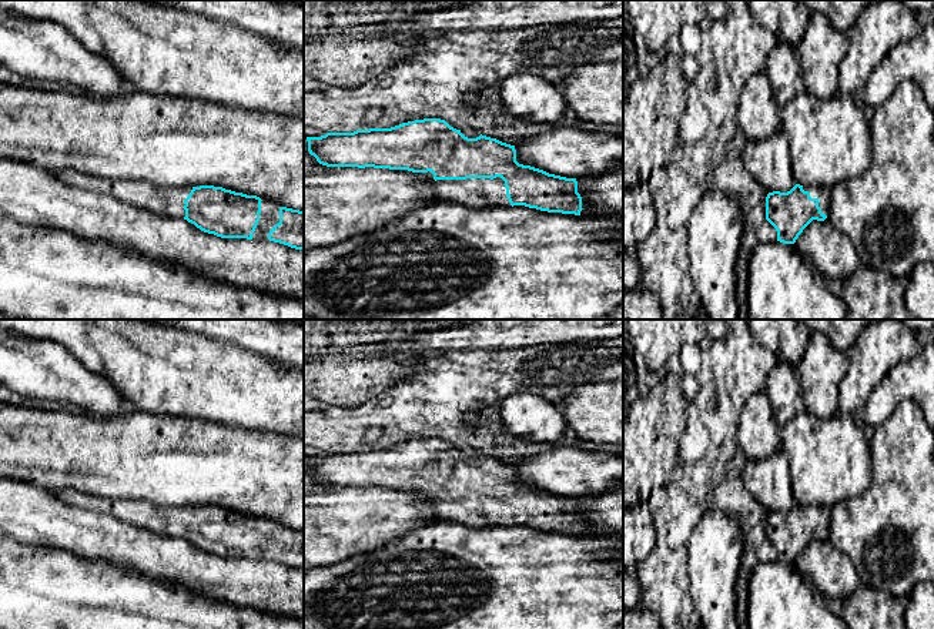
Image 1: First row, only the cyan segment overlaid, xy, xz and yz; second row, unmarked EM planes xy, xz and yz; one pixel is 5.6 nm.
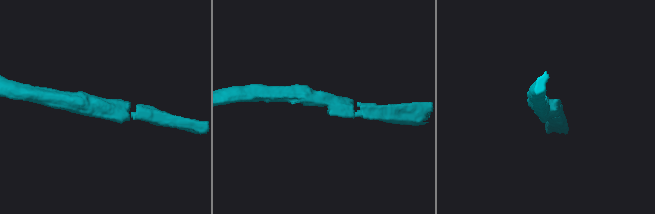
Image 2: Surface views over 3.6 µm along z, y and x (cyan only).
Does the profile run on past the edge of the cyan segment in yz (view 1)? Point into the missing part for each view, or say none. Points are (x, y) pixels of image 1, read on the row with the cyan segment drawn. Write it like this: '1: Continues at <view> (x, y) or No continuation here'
1: Continues at yz (822, 193)

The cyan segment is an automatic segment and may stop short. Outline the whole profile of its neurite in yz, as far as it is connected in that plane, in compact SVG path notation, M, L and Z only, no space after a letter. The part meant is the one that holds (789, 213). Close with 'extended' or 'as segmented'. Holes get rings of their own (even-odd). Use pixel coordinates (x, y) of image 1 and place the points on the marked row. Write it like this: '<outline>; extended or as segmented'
M796 184L790 191L773 191L766 197L766 220L776 228L777 241L794 244L813 221L827 218L830 188Z; extended

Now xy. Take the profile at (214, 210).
M63 170L56 175L66 184L110 194L120 201L145 208L164 217L187 220L204 232L221 238L247 238L255 241L274 241L295 250L304 250L304 211L281 207L271 200L247 195L214 185L157 187L145 181L106 180L91 177L76 170Z; extended

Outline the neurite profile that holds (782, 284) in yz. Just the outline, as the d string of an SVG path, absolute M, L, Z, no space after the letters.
M757 242L747 265L749 319L846 319L843 298L827 288L820 271L799 254L794 244Z

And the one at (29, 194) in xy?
M0 157L0 217L106 241L160 262L178 264L204 278L304 302L304 250L274 241L221 238L187 220L164 217L118 198L66 184L54 173Z

